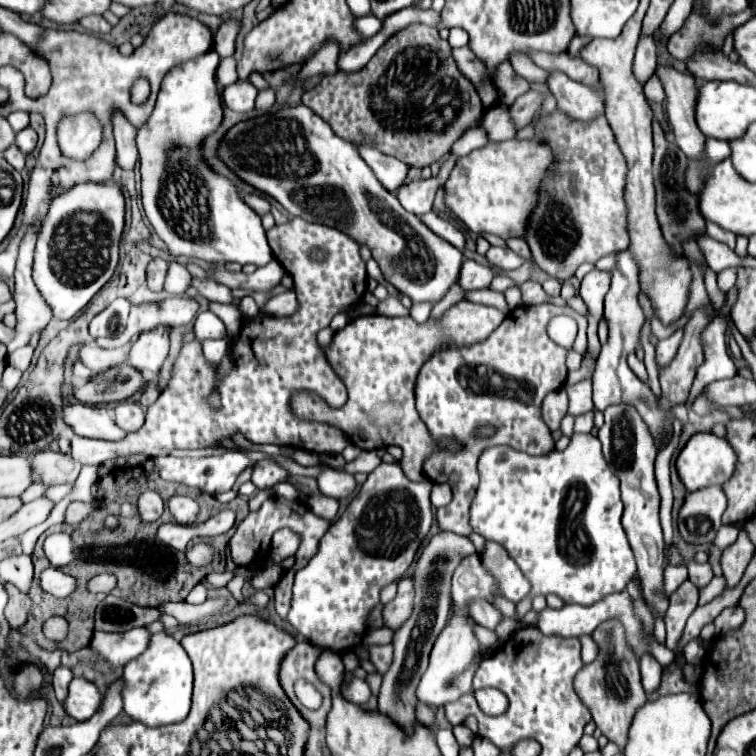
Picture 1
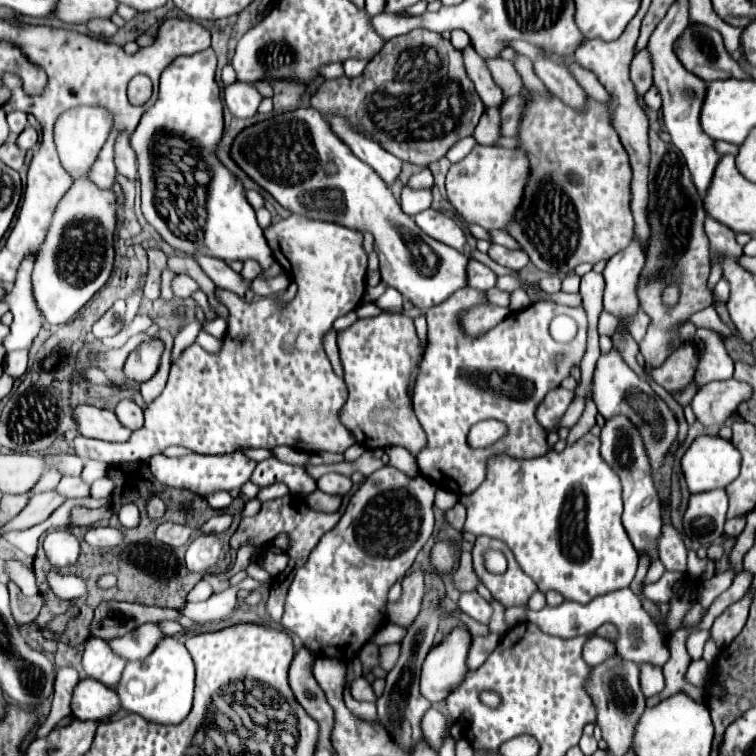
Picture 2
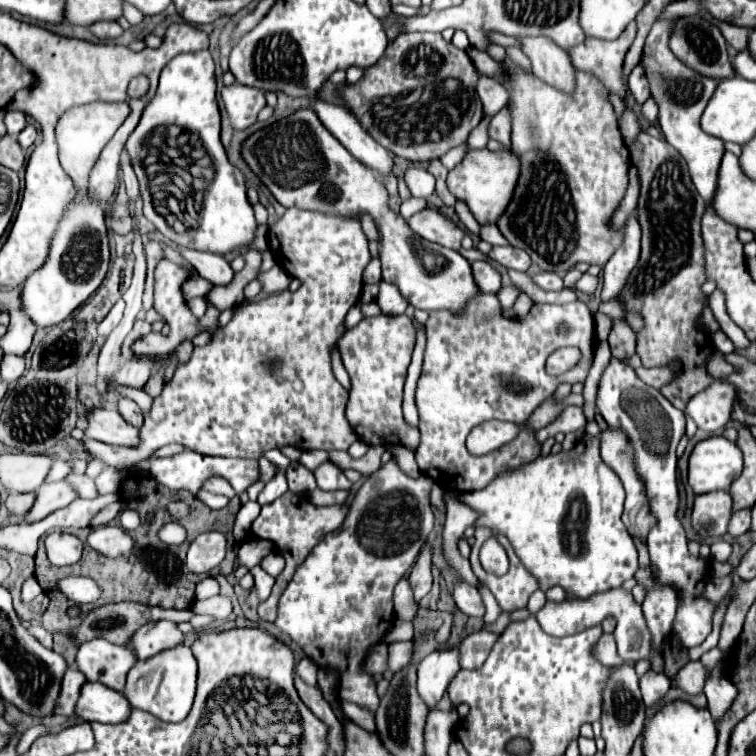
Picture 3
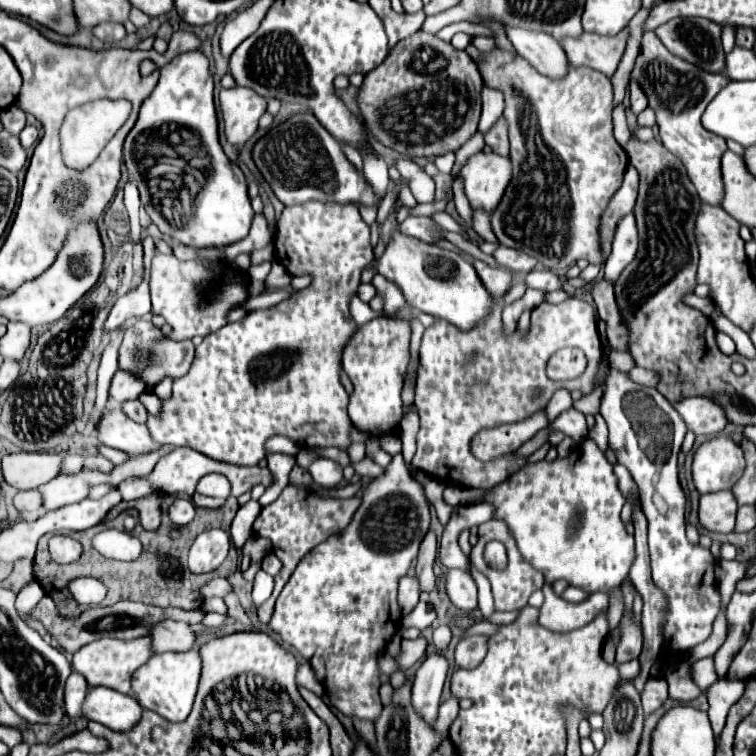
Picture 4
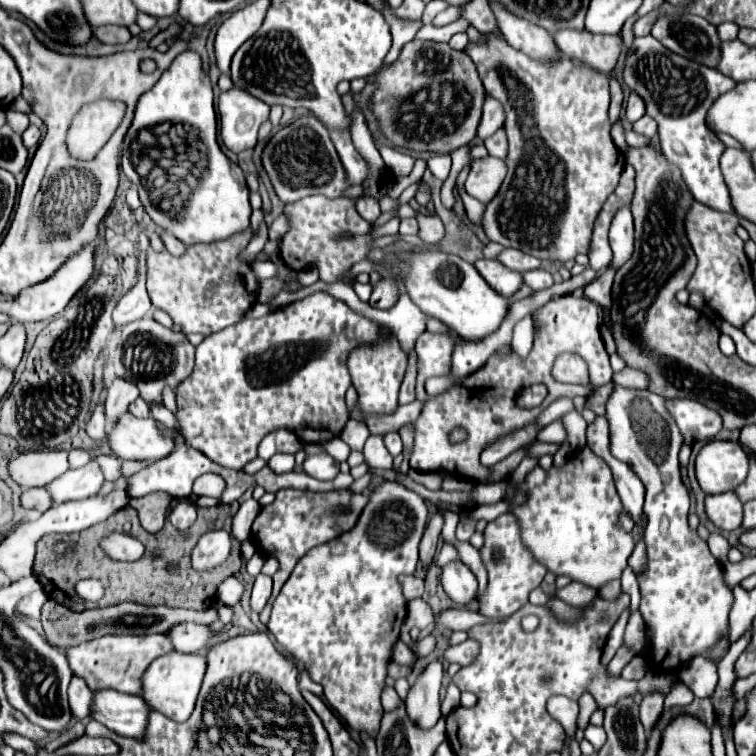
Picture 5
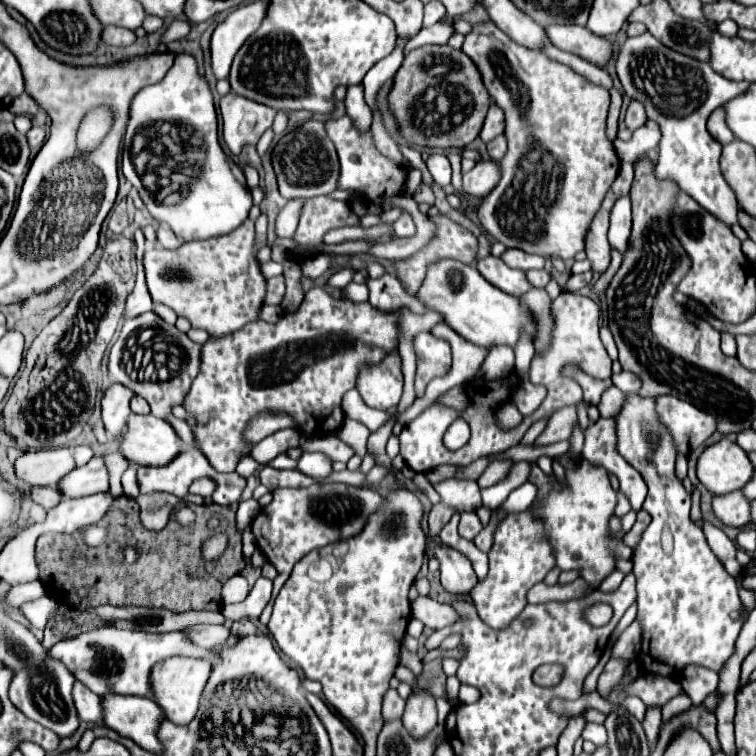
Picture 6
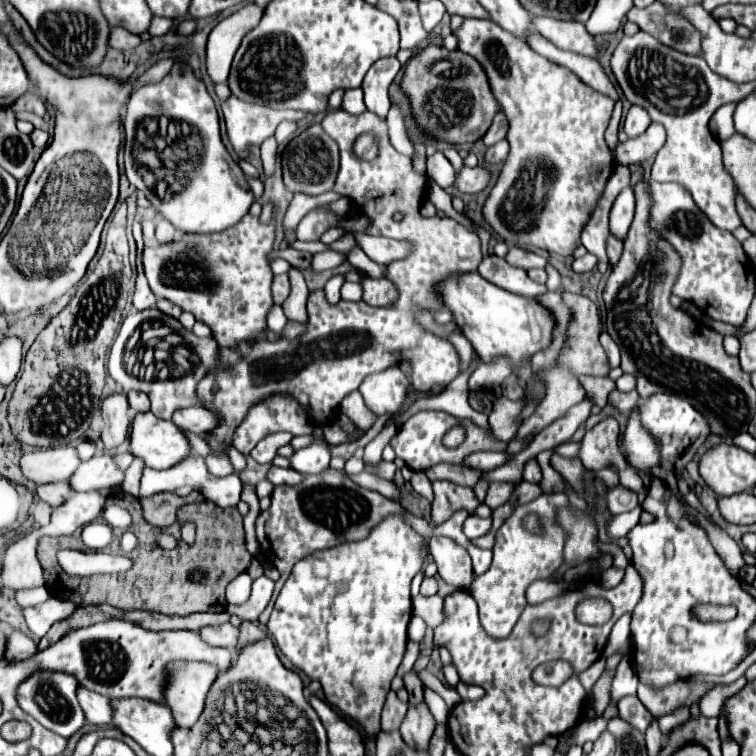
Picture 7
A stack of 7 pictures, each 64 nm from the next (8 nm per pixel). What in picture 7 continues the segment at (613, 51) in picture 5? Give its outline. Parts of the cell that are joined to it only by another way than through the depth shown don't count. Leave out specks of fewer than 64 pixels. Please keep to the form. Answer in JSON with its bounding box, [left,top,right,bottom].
[534,18,598,58]

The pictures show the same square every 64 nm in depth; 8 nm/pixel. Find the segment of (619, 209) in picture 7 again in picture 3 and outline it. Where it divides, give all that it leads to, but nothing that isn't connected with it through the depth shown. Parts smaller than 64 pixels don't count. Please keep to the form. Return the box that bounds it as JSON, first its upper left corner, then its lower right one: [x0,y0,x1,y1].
[602,216,640,300]

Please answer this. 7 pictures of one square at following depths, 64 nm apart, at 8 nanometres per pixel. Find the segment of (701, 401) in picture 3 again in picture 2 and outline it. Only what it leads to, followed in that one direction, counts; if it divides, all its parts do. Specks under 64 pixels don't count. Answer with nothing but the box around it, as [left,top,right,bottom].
[692,378,752,426]

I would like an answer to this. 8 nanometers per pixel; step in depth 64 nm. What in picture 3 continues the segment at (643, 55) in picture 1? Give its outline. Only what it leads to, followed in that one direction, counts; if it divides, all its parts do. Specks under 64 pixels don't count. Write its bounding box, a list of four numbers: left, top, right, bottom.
[628,64,650,104]

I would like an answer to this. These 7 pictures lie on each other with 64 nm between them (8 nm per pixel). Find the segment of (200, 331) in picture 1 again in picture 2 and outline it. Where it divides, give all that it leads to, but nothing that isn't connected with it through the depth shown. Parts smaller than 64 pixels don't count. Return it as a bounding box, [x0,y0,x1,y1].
[198,316,226,338]

